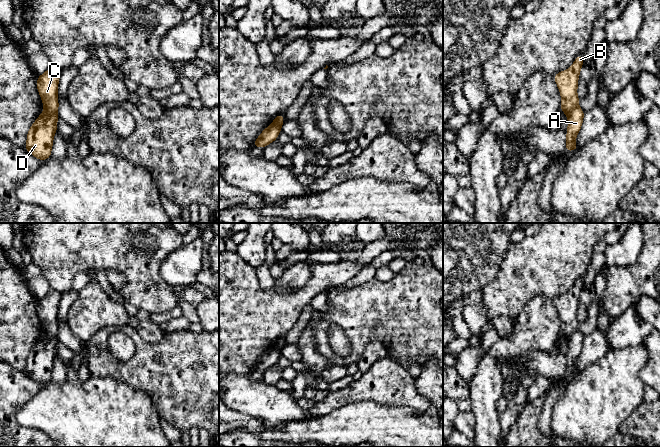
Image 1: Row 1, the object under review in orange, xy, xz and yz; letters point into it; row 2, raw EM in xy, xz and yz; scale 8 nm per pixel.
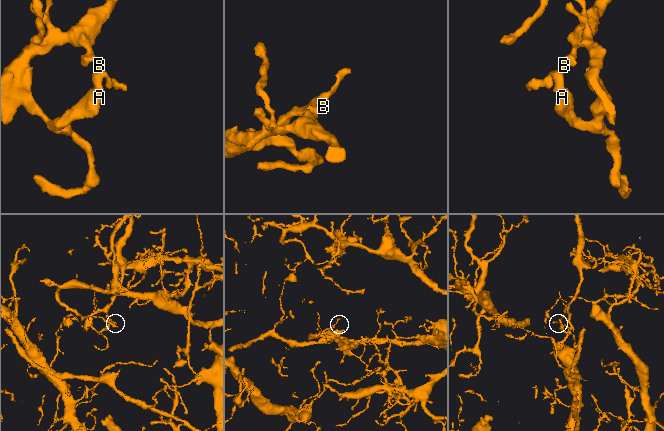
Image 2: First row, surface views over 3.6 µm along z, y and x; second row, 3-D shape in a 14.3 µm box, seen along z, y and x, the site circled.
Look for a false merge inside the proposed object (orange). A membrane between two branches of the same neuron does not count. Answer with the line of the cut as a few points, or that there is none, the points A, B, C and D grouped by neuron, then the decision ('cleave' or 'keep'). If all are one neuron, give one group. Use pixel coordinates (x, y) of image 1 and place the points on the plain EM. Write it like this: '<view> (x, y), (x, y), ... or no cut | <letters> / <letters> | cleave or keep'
xy (45, 331), (56, 337) | A D / B C | cleave

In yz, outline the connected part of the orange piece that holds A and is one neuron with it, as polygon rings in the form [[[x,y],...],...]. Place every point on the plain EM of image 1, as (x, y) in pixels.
[[[577,329],[569,338],[567,338],[568,351],[566,355],[566,376],[572,374],[577,376],[579,374],[576,370],[576,360],[581,353],[584,337],[585,336]]]

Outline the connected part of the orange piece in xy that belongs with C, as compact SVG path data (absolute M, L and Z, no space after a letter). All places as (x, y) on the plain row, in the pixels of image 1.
M50 290L42 299L37 301L37 313L45 332L57 337L58 326L58 306L61 293Z

